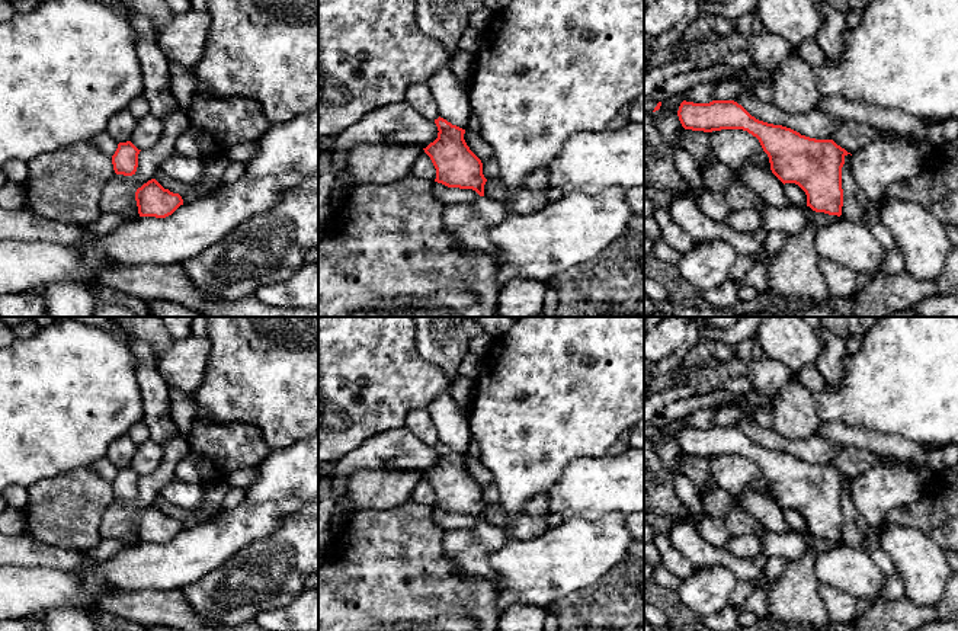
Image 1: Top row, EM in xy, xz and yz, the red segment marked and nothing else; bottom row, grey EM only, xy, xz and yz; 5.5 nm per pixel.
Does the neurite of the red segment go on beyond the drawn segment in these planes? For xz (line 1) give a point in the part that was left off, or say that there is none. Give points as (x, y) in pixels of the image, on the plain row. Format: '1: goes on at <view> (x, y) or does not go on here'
1: does not go on here

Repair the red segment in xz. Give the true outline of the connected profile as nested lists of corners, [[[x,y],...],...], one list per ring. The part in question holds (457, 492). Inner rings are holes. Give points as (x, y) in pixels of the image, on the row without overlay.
[[[440,442],[435,449],[438,464],[423,474],[436,494],[435,507],[448,513],[472,515],[484,522],[487,505],[483,500],[483,489],[467,471],[465,455]]]

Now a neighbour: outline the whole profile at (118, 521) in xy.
[[[174,435],[164,445],[164,457],[158,468],[138,480],[138,493],[132,502],[113,500],[102,515],[102,539],[118,539],[131,547],[138,539],[135,518],[144,509],[156,503],[156,497],[164,484],[173,480],[176,465],[186,457],[189,443],[186,436]]]

